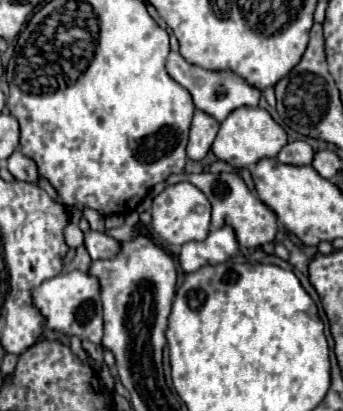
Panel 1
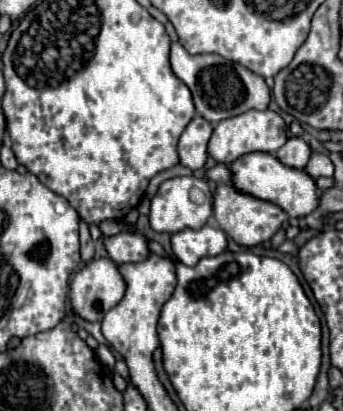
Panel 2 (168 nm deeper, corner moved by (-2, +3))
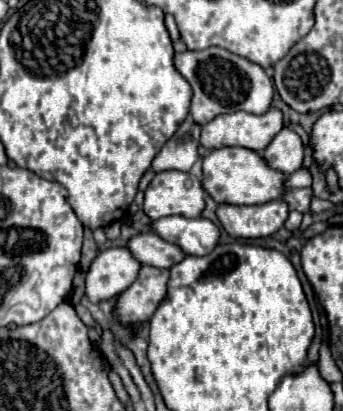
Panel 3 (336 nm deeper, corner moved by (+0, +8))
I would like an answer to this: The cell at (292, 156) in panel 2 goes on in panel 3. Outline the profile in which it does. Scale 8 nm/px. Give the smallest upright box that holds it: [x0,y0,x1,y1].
[262,128,306,176]

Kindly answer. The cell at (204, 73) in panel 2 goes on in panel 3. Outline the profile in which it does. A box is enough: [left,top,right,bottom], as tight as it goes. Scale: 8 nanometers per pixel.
[174,48,274,126]

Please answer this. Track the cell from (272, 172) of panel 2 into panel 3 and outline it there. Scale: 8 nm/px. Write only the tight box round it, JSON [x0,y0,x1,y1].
[202,148,284,204]

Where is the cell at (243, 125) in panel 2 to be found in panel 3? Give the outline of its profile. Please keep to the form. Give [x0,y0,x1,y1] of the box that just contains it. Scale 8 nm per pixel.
[200,108,282,152]

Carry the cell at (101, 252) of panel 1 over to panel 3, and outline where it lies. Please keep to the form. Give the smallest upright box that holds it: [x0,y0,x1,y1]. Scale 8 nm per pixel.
[128,232,186,268]

